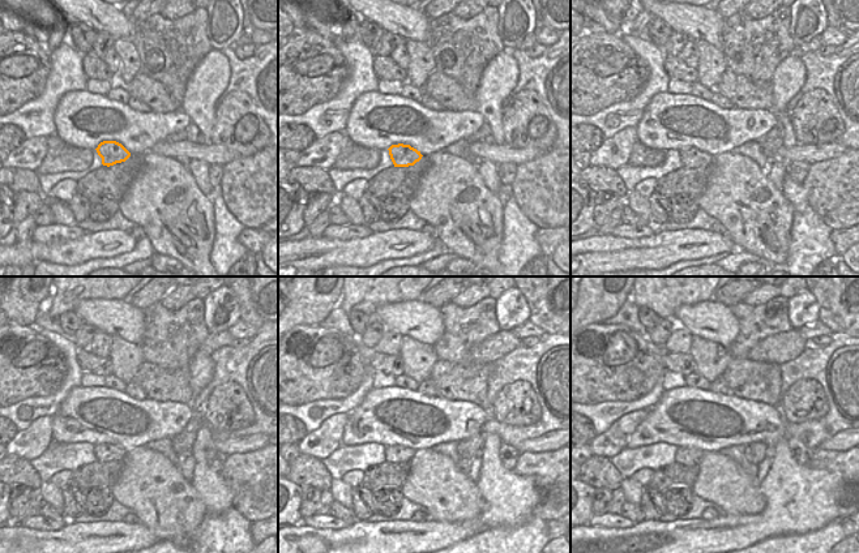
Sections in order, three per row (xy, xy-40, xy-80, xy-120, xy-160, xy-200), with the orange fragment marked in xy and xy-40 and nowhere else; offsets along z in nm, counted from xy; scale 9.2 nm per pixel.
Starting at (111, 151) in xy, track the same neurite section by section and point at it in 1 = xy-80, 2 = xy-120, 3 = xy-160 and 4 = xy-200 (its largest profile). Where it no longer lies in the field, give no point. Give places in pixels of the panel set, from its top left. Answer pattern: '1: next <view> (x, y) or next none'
1: next xy-80 (691, 158)
2: next xy-120 (105, 453)
3: next xy-160 (396, 454)
4: next xy-200 (687, 457)

